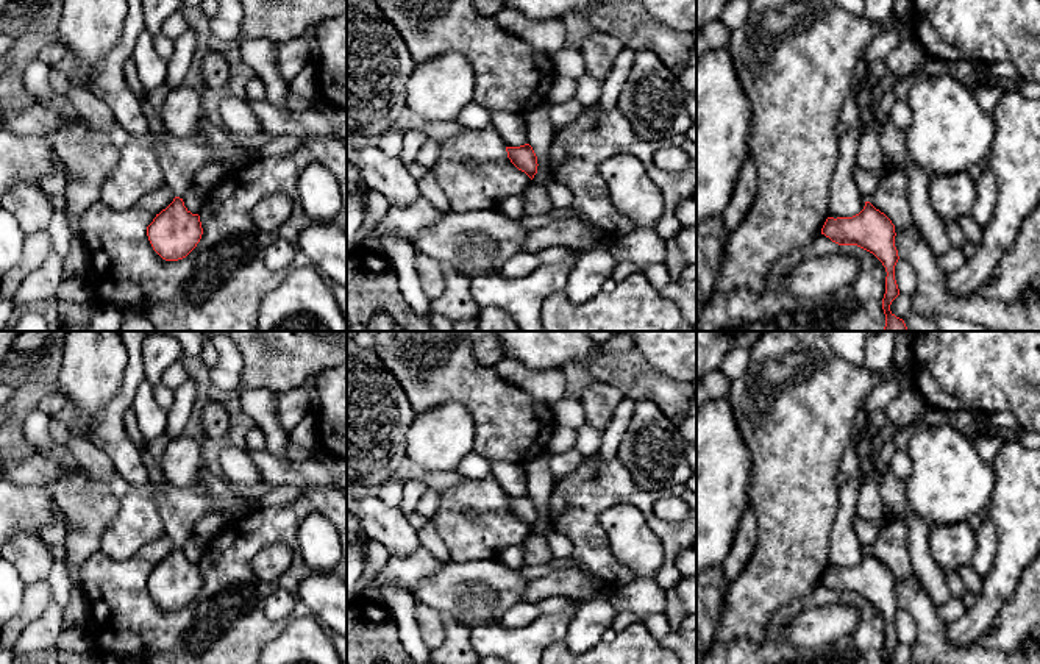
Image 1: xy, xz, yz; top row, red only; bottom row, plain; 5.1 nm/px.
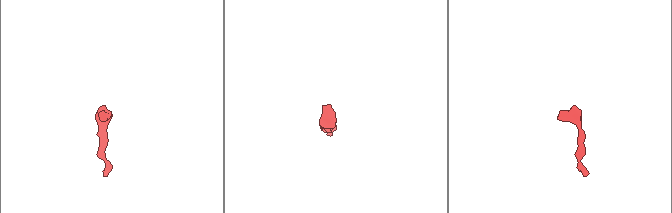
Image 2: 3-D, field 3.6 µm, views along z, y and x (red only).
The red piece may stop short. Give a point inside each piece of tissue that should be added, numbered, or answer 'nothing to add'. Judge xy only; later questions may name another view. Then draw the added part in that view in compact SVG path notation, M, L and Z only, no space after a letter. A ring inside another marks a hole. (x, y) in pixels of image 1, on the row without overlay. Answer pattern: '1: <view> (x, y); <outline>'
1: xy (180, 508); M148 481L148 492L162 519L166 534L180 548L194 534L195 523L203 516L217 512L211 498L192 486L180 487L169 481L161 484Z

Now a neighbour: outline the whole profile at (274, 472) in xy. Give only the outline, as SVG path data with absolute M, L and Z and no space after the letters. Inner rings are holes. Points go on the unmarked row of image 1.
M267 450L248 453L261 473L261 483L267 486L294 491L308 486L337 486L347 492L347 459L287 462L276 459Z

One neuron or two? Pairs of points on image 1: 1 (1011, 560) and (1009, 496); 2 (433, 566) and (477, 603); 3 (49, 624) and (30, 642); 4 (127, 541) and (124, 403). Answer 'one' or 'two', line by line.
1: one
2: two
3: one
4: one

